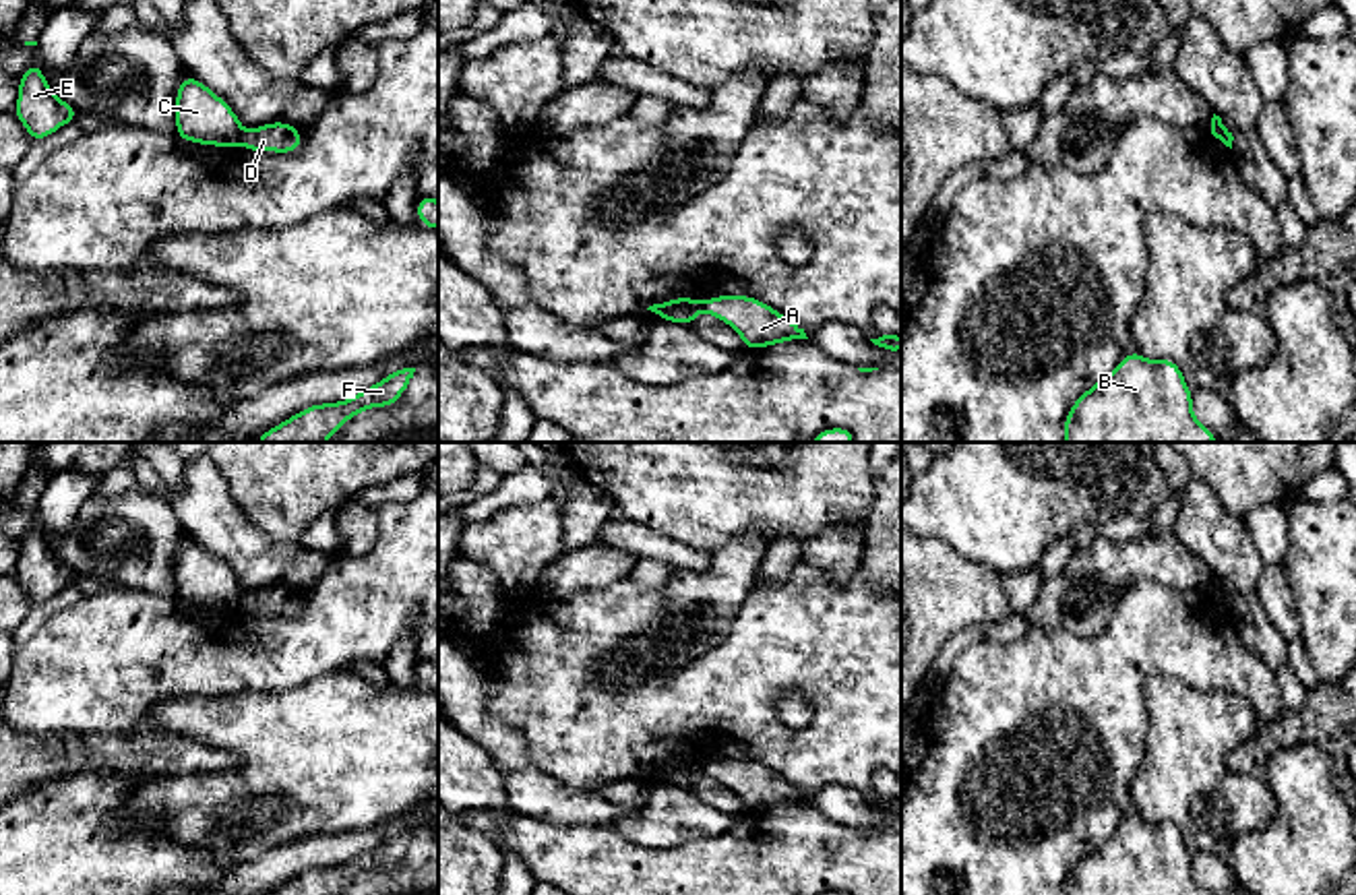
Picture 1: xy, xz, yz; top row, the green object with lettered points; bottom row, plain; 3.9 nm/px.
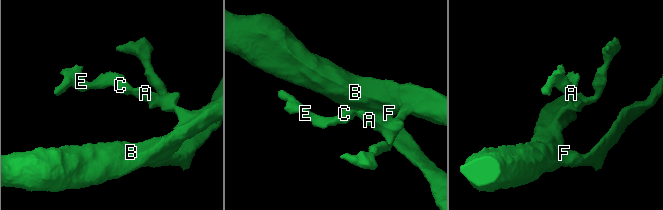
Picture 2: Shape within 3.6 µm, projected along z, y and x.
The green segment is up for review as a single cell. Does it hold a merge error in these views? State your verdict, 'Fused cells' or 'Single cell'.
Fused cells

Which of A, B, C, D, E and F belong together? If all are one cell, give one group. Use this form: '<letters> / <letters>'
A B D F / C E

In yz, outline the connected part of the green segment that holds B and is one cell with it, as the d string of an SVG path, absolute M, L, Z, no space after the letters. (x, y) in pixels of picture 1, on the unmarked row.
M1133 814L1071 868L1065 895L1211 893L1195 881L1193 856L1178 827Z

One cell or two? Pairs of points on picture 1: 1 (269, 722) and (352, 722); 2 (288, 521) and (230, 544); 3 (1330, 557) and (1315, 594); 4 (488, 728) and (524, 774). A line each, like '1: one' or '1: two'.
1: one
2: two
3: one
4: one

